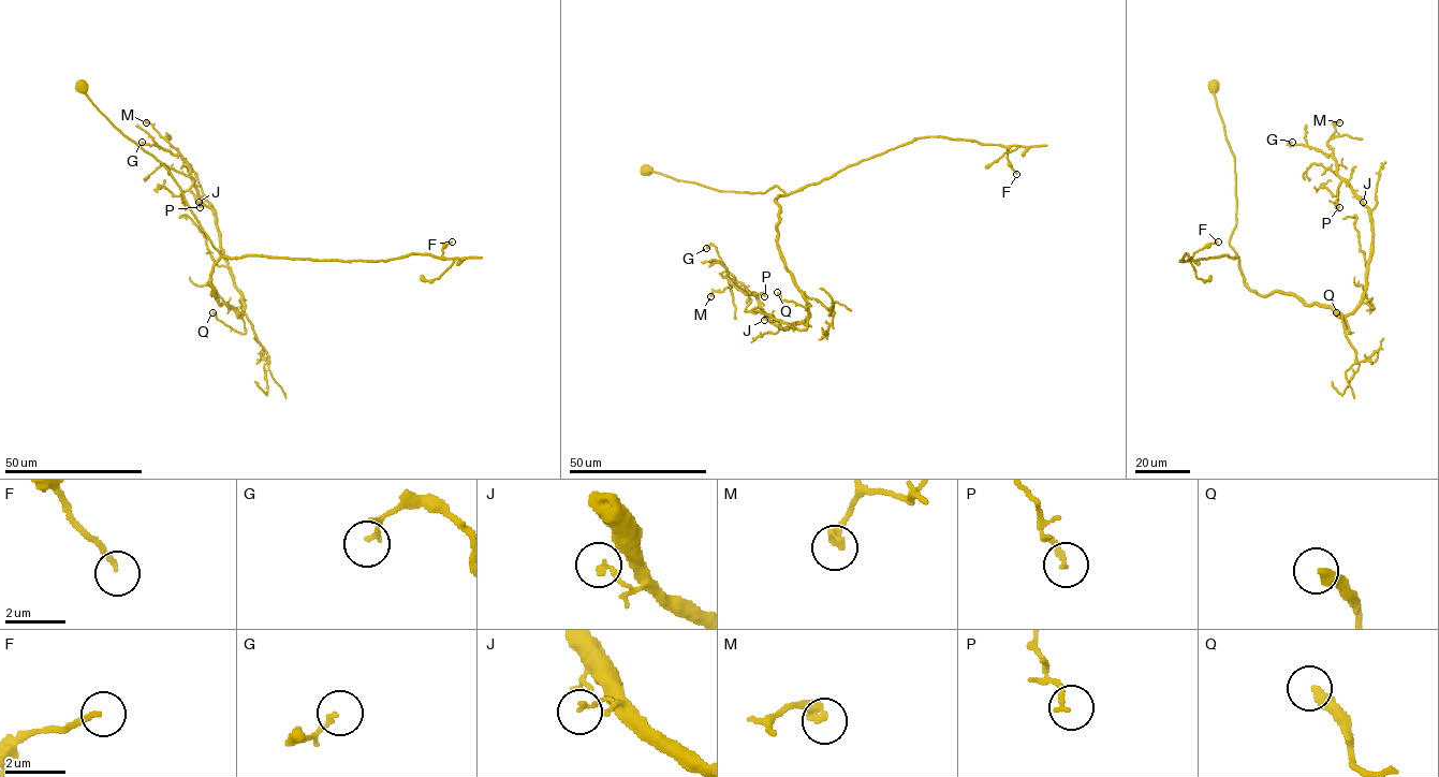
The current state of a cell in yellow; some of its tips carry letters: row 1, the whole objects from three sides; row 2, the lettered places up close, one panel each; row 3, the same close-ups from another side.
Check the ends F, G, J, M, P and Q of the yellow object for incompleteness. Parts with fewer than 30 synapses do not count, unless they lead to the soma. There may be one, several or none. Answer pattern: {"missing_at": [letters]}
{"missing_at": []}

